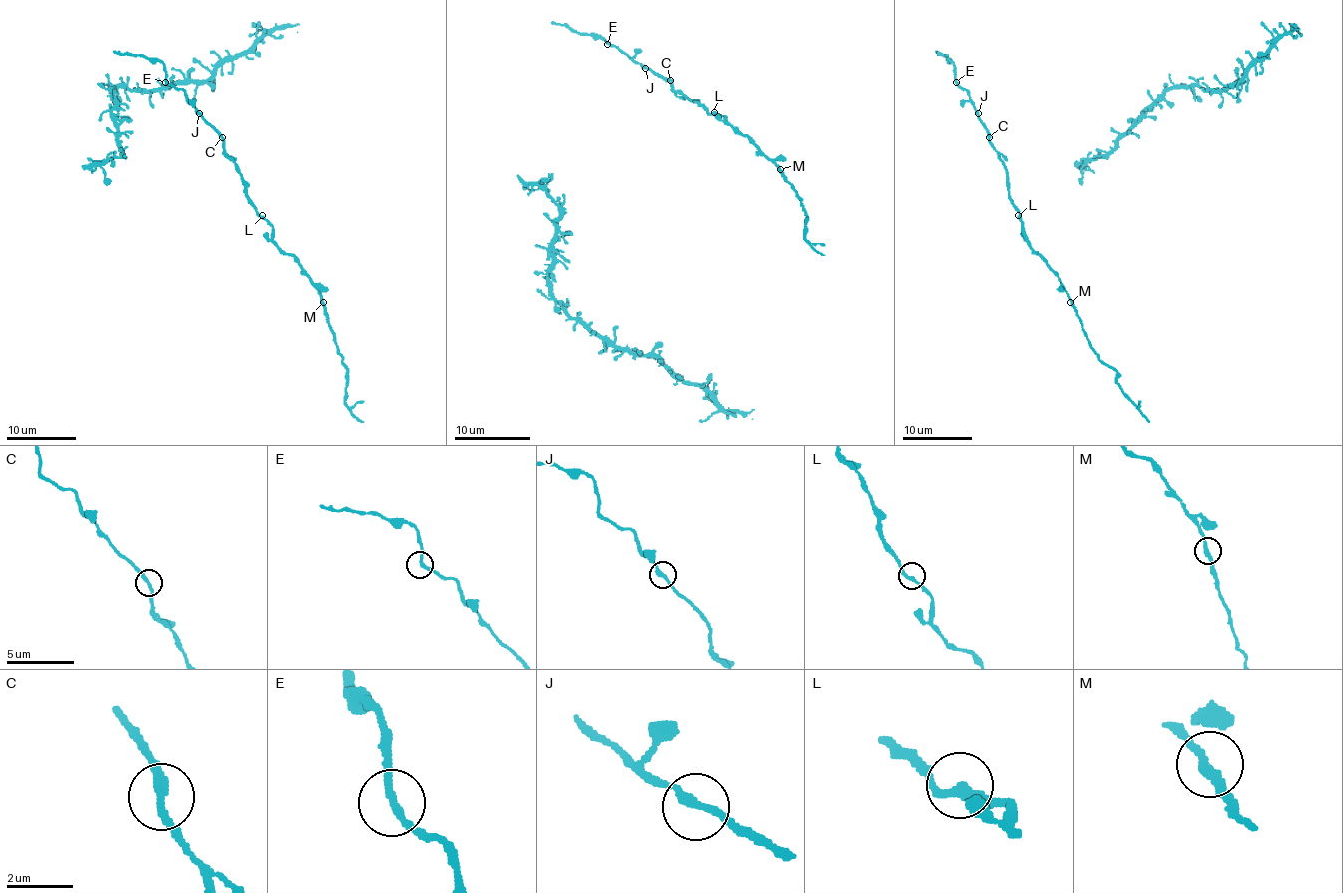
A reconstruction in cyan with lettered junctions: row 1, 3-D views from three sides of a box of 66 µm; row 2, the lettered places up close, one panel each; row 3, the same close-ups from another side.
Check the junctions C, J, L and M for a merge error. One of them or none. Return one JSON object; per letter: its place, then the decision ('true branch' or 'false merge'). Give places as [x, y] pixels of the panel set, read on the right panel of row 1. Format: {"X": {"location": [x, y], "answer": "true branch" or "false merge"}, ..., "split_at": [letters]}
{"C": {"location": [989, 137], "answer": "true branch"}, "J": {"location": [978, 113], "answer": "false merge"}, "L": {"location": [1018, 215], "answer": "true branch"}, "M": {"location": [1070, 302], "answer": "true branch"}, "split_at": ["J"]}

